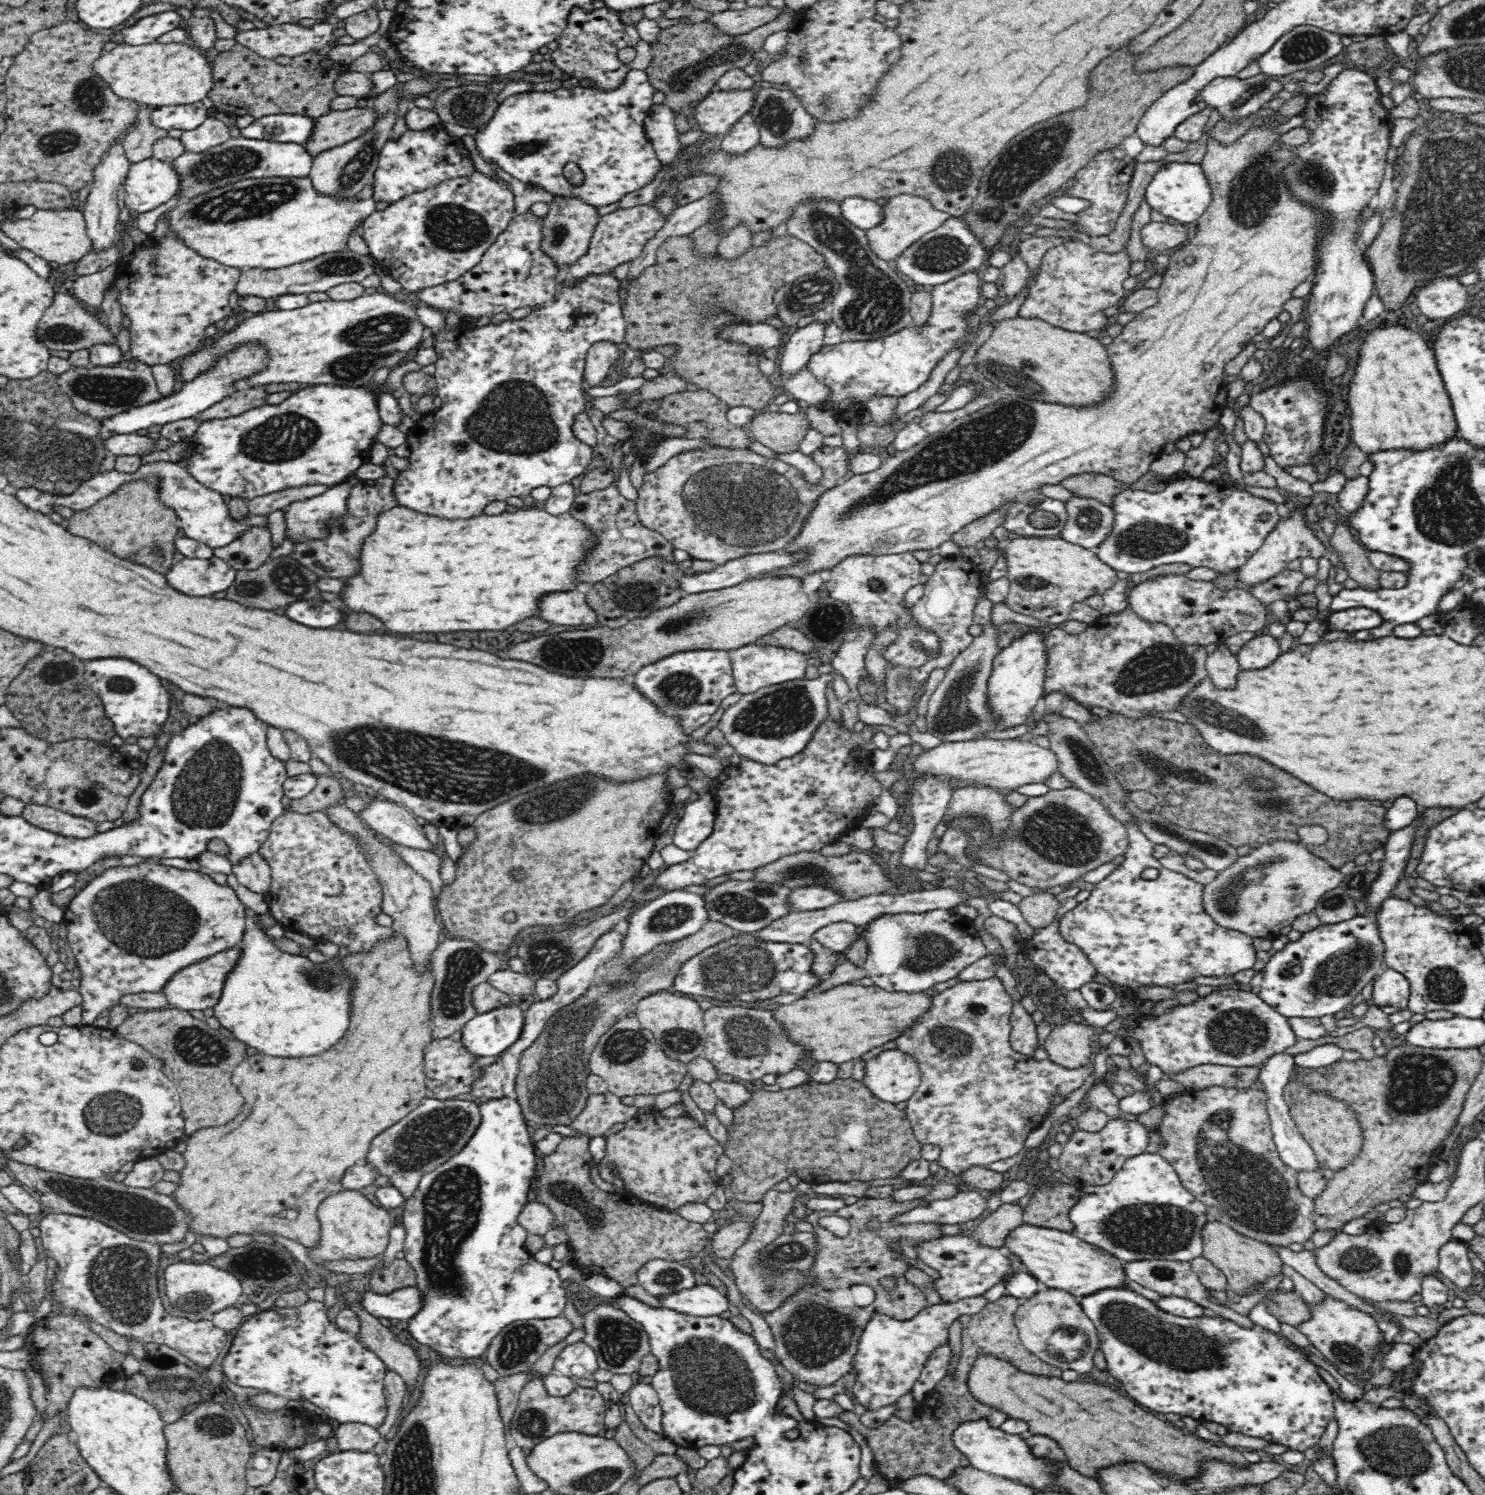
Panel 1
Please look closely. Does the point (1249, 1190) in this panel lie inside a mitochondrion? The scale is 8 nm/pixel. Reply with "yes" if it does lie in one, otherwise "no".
yes

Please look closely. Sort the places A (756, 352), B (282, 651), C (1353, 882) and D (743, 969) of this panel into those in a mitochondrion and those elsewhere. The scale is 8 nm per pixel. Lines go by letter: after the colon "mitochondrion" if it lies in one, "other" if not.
A: other
B: other
C: mitochondrion
D: mitochondrion

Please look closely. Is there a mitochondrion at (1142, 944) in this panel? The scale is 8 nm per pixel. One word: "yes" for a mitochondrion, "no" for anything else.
no

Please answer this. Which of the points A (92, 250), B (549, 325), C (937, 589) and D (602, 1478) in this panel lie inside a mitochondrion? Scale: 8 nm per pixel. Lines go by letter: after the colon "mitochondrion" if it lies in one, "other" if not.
A: other
B: other
C: other
D: mitochondrion

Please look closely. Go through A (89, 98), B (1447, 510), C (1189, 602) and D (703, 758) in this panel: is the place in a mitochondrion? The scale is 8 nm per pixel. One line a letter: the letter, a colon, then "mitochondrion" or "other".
A: mitochondrion
B: mitochondrion
C: other
D: other

